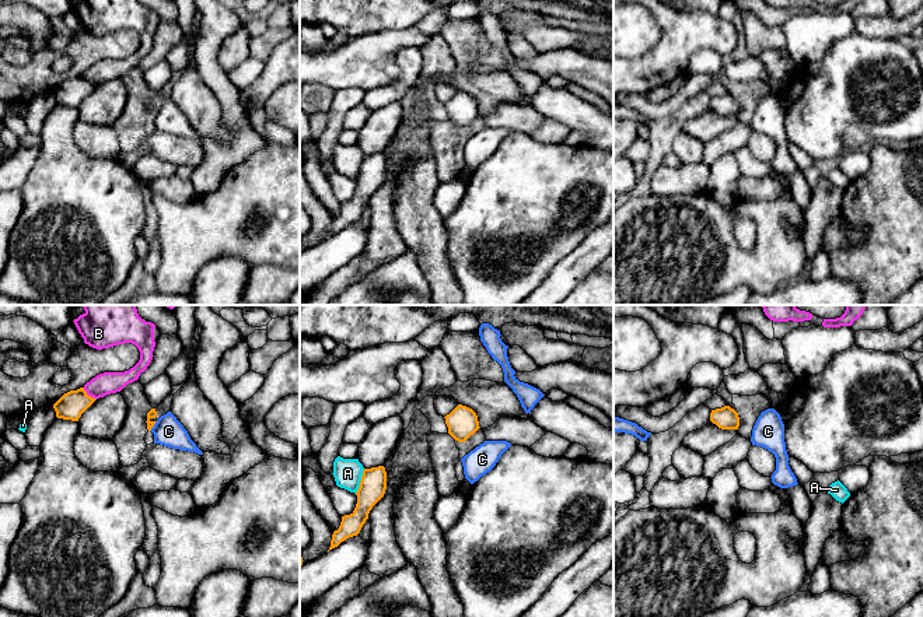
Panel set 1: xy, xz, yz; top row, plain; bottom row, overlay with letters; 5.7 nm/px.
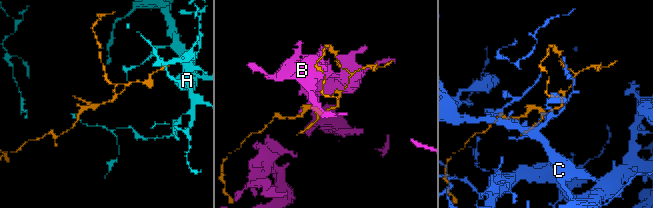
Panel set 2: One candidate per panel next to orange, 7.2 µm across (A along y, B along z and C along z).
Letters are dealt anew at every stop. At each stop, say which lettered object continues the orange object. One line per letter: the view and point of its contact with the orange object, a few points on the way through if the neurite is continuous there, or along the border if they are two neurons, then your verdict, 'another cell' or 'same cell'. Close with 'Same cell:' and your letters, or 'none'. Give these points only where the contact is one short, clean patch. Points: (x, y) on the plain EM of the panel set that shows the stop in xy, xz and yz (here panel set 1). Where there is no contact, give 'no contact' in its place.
A: xz (360, 168) | along xz (364, 155), (360, 172), (355, 179) | another cell
B: xy (87, 81) | another cell
C: xy (153, 112) | along xy (157, 108), (150, 116) | another cell
Same cell: none

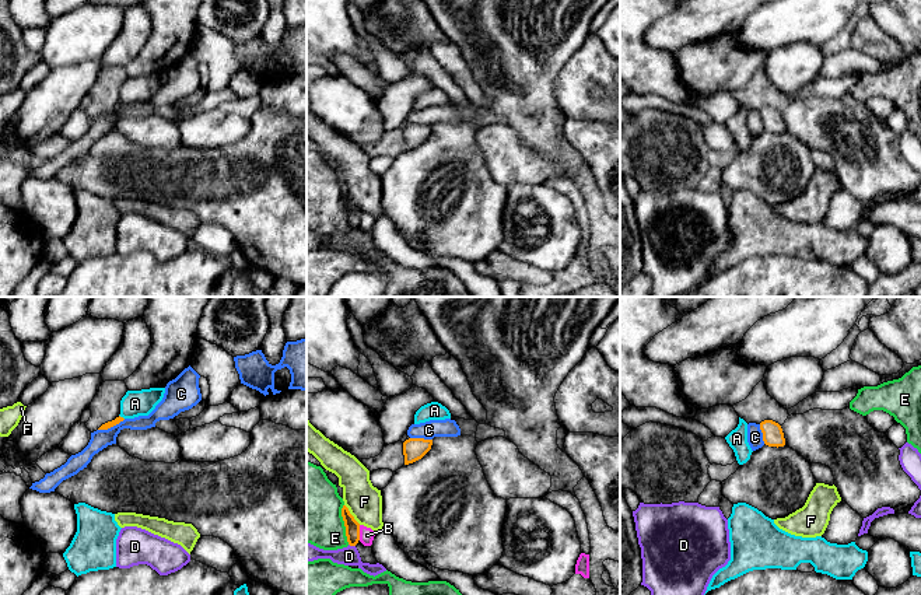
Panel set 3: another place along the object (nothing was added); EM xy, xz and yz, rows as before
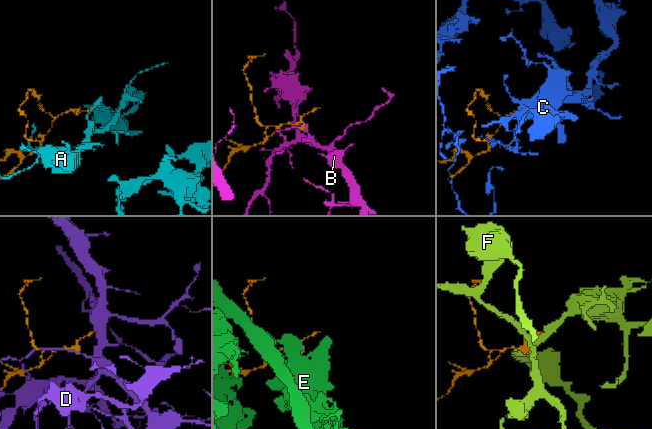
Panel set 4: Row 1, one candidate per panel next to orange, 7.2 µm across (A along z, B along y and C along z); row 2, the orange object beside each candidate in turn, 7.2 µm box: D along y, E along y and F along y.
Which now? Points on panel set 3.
A: xy (122, 104) | along xy (119, 101), (123, 105) | another cell
B: xz (359, 219) | along xz (359, 212), (360, 226) | another cell
C: xy (111, 112) | along xy (125, 105), (98, 116) | another cell
D: xz (352, 231) | another cell
E: xz (345, 210) | another cell
F: xz (350, 200) | another cell
Same cell: none

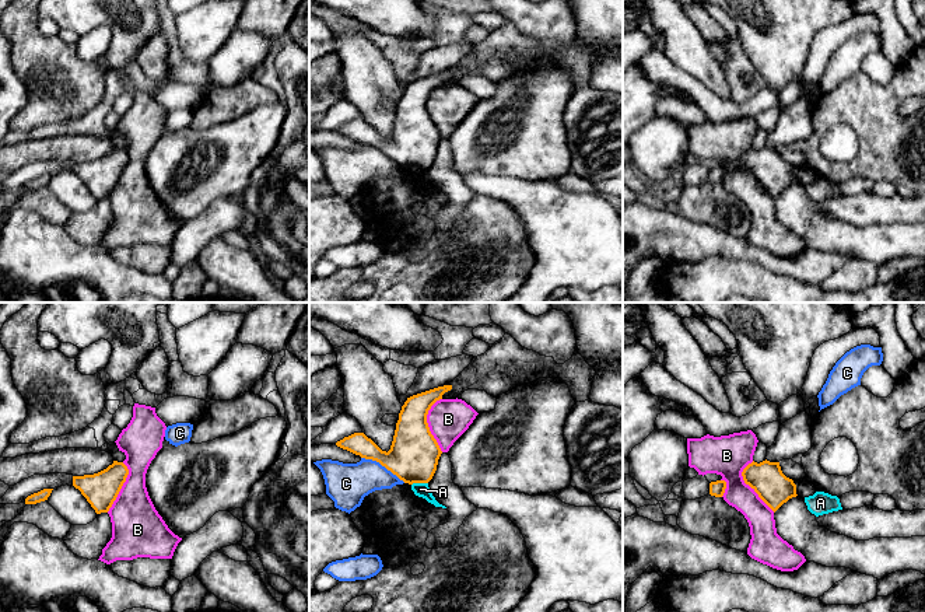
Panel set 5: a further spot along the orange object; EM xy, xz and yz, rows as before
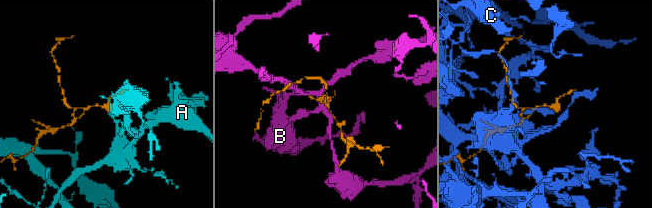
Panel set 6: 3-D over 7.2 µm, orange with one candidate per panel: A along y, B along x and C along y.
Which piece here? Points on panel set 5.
A: xz (419, 168) | along xz (427, 168), (414, 168), (412, 171) | another cell
B: xz (427, 111) | another cell
C: xz (384, 151) | another cell
Same cell: none

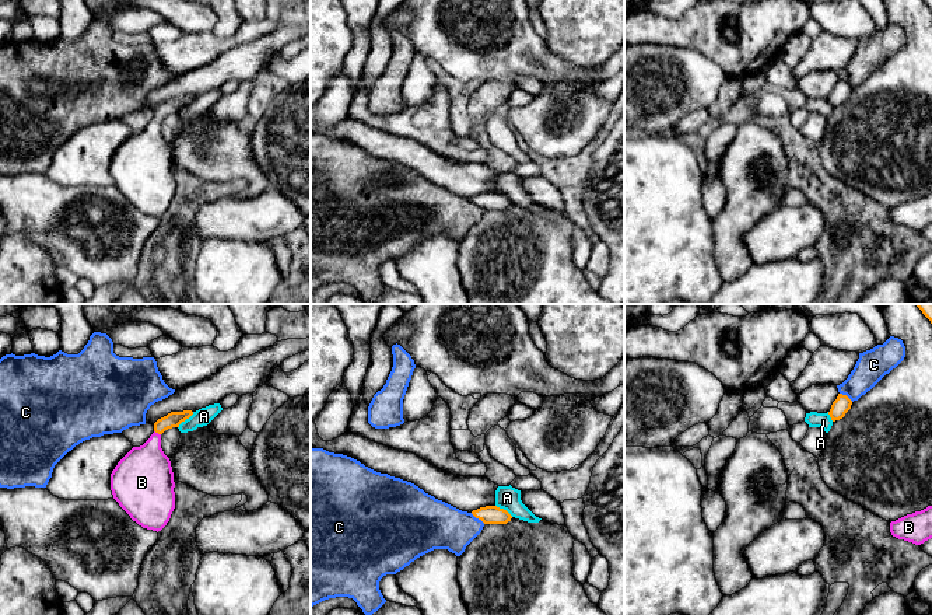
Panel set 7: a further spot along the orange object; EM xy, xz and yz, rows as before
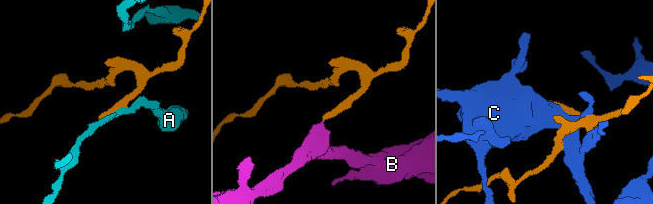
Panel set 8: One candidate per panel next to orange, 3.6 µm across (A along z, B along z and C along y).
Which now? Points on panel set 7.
A: xy (185, 105) | along xy (193, 98), (178, 114) | another cell
B: xy (157, 118) | across xy (174, 105), (157, 118), (144, 159) | same cell
C: xz (477, 203) | another cell
Same cell: B

